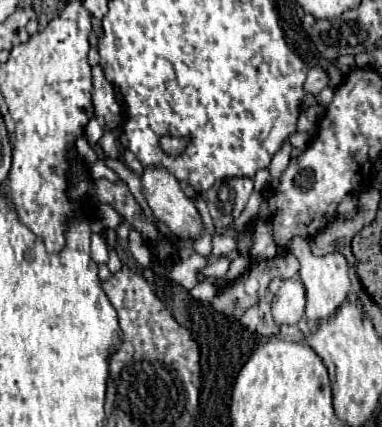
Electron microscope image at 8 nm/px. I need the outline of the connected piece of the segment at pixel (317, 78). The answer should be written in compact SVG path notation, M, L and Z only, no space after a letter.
M310 68L308 70L308 78L306 78L306 82L304 82L304 90L308 92L308 94L318 94L324 86L328 86L328 76L326 76L326 72L322 70L322 68Z

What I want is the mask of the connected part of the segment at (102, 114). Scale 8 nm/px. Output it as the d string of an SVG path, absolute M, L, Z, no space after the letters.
M100 66L92 68L92 100L94 100L94 116L86 126L86 138L90 146L96 146L98 140L106 130L116 130L124 122L124 106L118 100L118 94L106 76L102 74Z

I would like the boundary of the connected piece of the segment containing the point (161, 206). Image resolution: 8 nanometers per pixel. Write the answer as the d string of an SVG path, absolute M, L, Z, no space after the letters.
M146 168L144 176L142 176L142 190L144 190L144 196L148 200L148 206L152 208L154 216L160 218L174 236L178 236L180 240L196 240L206 228L204 228L204 222L200 218L200 212L198 208L194 206L194 202L184 196L178 180L166 170L166 168Z

